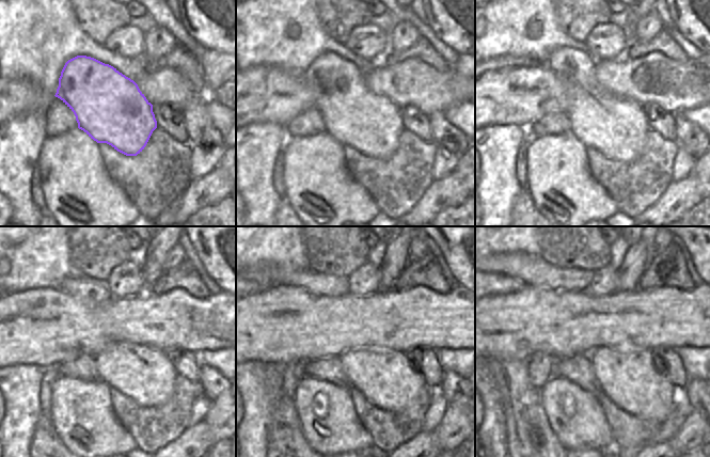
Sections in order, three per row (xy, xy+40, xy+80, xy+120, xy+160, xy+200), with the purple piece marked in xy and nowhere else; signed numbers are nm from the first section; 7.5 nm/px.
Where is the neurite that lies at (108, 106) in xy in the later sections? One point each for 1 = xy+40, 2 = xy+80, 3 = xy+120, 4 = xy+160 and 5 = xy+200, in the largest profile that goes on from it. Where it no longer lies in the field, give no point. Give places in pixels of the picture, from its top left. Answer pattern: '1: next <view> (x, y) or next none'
1: next xy+40 (354, 115)
2: next xy+80 (615, 126)
3: next xy+120 (144, 374)
4: next xy+160 (385, 377)
5: next xy+200 (626, 376)

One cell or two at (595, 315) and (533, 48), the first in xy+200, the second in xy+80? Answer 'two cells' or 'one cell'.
two cells

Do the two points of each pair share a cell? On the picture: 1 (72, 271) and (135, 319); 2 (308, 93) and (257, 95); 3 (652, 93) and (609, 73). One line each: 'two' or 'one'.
1: two
2: one
3: one

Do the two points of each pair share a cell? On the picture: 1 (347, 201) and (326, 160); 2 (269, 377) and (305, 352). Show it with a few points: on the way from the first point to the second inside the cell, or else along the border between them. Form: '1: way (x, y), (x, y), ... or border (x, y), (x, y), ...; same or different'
1: way (337, 191), (326, 179), (326, 170); same
2: border (257, 360), (261, 362), (273, 362), (283, 366); different

